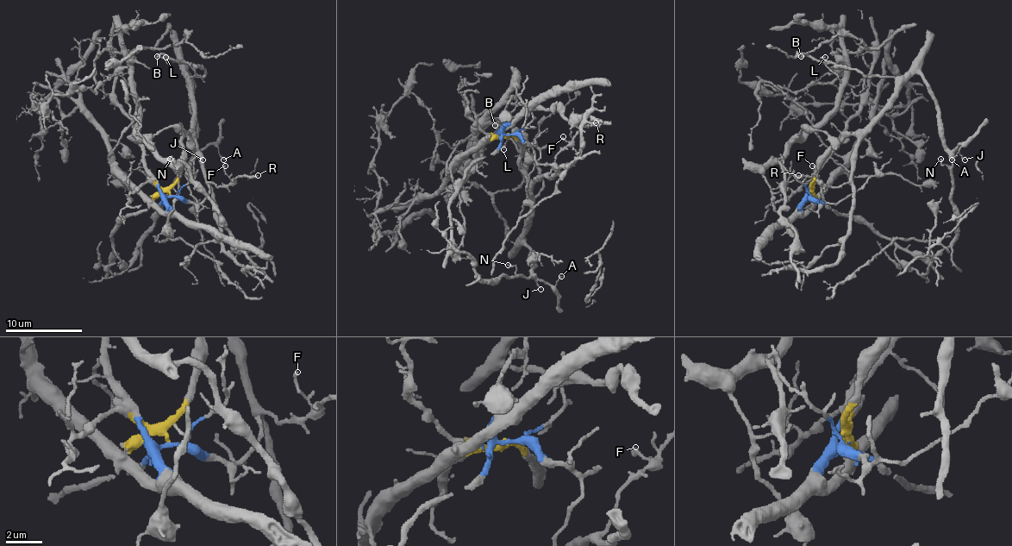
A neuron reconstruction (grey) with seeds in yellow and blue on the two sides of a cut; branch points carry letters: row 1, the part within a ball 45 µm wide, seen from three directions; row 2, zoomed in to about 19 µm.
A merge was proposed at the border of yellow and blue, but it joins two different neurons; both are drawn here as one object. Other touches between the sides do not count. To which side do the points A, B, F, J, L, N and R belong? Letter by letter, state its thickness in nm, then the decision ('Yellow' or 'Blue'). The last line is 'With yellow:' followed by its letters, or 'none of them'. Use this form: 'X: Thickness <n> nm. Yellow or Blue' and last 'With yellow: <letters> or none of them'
A: Thickness 120 nm. Yellow
B: Thickness 280 nm. Yellow
F: Thickness 140 nm. Yellow
J: Thickness 110 nm. Yellow
L: Thickness 120 nm. Yellow
N: Thickness 150 nm. Yellow
R: Thickness 280 nm. Yellow
With yellow: A, B, F, J, L, N, R

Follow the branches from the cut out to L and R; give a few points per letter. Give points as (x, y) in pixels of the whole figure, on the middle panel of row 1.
L: (508, 134), (519, 144), (519, 165), (528, 188), (528, 219), (542, 175), (511, 140), (505, 142), (503, 150)
R: (508, 134), (519, 144), (519, 165), (530, 182), (544, 177), (553, 165), (555, 155), (584, 127), (596, 122)

